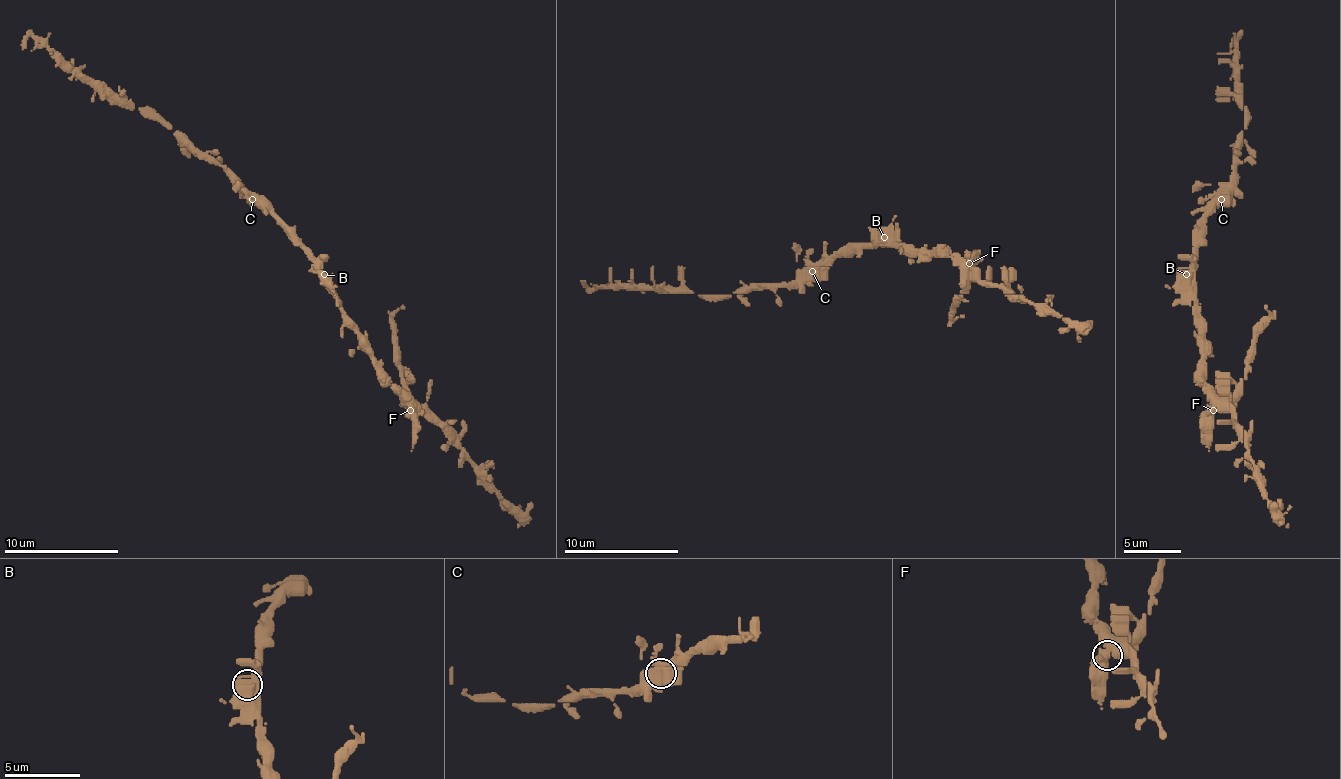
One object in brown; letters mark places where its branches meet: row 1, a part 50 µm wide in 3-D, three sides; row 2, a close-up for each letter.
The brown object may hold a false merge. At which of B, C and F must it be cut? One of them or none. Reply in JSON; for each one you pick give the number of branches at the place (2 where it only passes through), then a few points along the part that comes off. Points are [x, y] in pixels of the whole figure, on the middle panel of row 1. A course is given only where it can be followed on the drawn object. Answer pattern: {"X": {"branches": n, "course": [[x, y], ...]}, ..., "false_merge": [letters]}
{"F": {"branches": 3, "course": [[970, 263], [967, 289], [955, 303], [953, 320], [964, 314]]}, "false_merge": ["F"]}

